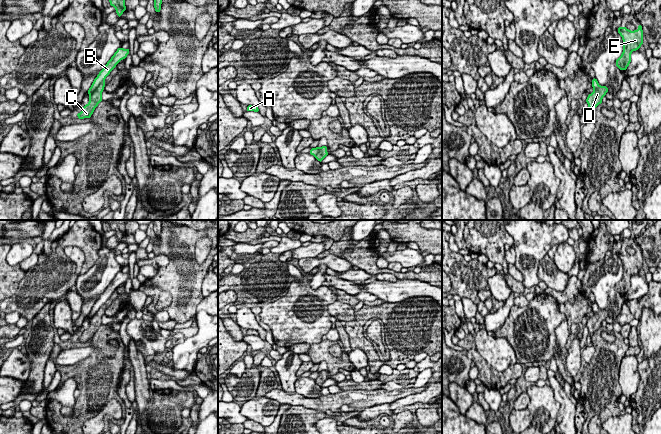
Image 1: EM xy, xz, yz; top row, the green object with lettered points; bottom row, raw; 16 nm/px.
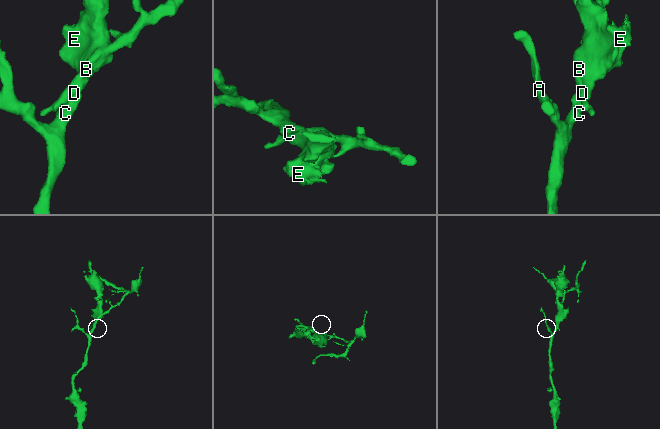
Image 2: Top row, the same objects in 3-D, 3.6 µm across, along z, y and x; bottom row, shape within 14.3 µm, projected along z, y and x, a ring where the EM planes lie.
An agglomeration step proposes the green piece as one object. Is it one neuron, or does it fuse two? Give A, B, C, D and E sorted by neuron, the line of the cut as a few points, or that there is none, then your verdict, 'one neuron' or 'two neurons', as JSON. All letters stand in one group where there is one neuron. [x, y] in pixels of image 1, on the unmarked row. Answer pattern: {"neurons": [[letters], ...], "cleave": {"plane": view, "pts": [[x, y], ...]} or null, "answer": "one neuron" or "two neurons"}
{"neurons": [["A", "C", "D", "E"], ["B"]], "cleave": {"plane": "xy", "pts": [[103, 305], [89, 320]]}, "answer": "two neurons"}

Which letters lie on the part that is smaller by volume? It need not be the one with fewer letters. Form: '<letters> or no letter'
B

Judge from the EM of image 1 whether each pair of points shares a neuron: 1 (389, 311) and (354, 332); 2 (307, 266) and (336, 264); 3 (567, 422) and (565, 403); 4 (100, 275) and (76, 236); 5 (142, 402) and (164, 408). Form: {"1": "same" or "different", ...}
{"1": "same", "2": "same", "3": "same", "4": "different", "5": "different"}

